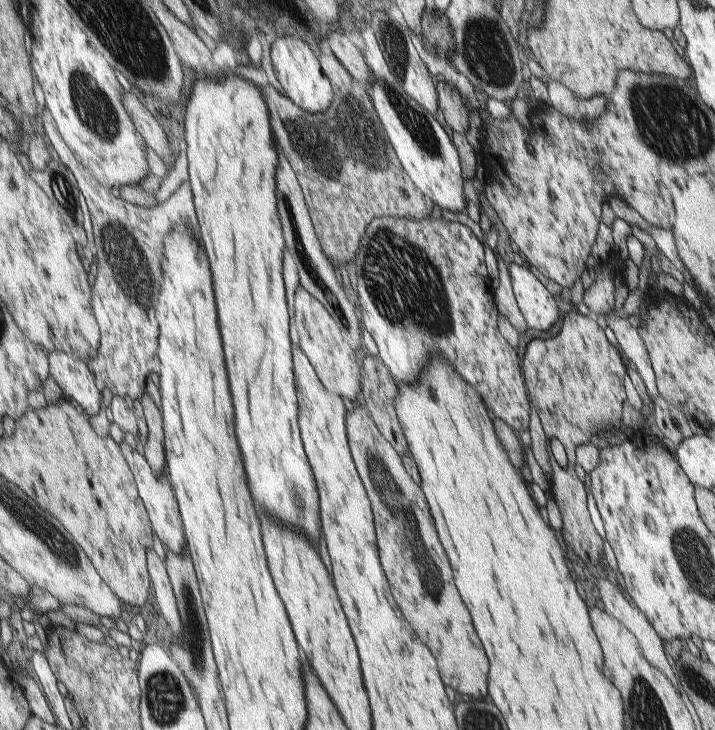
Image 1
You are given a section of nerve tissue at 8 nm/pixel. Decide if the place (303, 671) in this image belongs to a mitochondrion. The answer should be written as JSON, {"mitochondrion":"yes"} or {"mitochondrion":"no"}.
{"mitochondrion":"no"}

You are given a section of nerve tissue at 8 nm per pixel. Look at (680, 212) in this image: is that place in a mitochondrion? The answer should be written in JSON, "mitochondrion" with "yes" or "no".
{"mitochondrion":"no"}

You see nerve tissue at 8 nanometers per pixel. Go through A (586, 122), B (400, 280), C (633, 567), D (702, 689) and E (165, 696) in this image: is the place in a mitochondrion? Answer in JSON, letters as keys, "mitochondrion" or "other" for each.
{"A":"other","B":"mitochondrion","C":"other","D":"other","E":"mitochondrion"}

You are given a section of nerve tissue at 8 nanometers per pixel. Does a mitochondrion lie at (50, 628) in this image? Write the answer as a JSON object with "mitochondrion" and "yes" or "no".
{"mitochondrion":"no"}

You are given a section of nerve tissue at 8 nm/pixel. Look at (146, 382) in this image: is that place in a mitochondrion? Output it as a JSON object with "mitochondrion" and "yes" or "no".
{"mitochondrion":"no"}

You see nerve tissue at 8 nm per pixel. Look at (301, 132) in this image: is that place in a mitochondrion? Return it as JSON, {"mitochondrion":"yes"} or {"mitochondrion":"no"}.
{"mitochondrion":"yes"}

